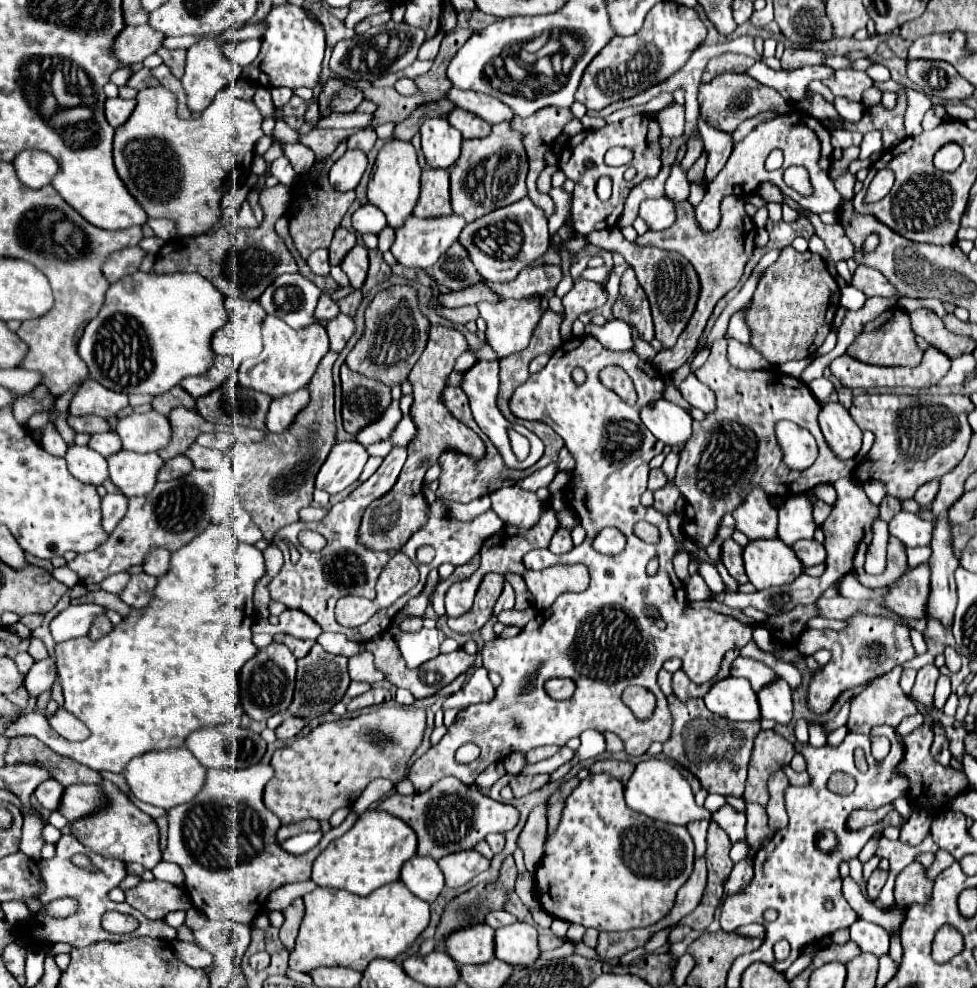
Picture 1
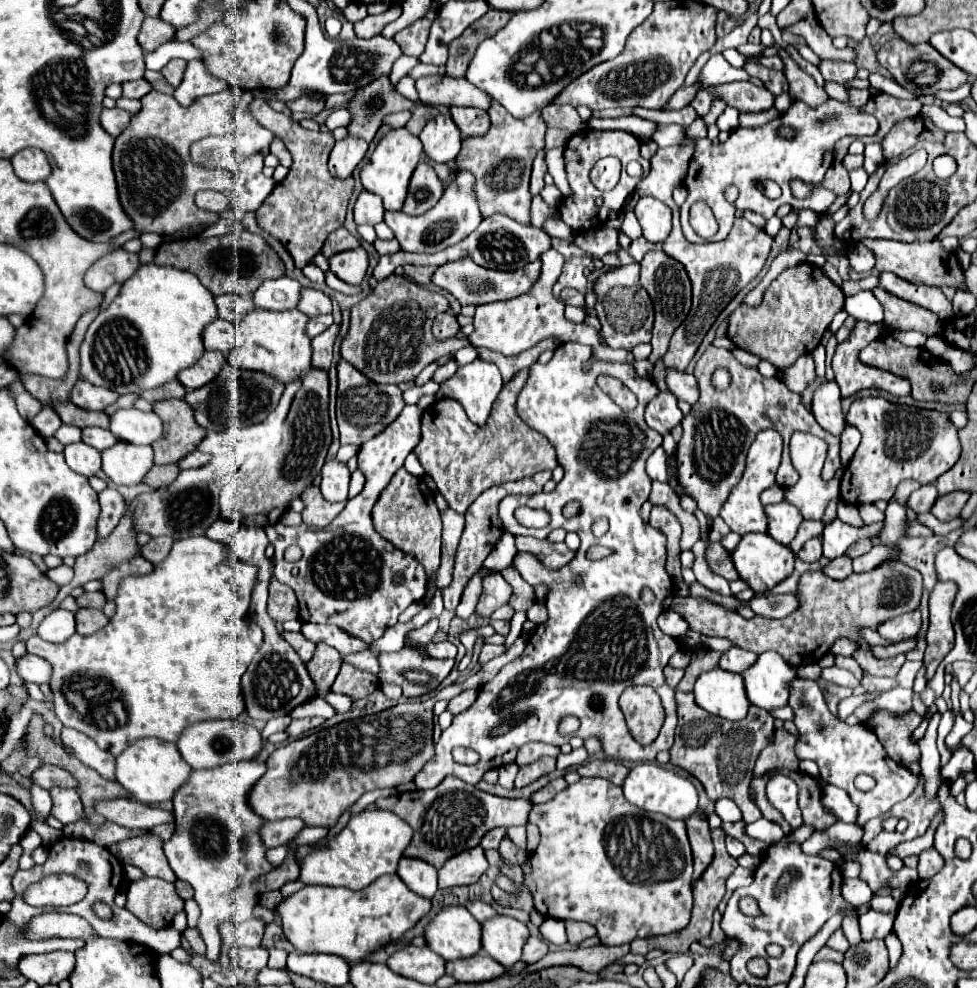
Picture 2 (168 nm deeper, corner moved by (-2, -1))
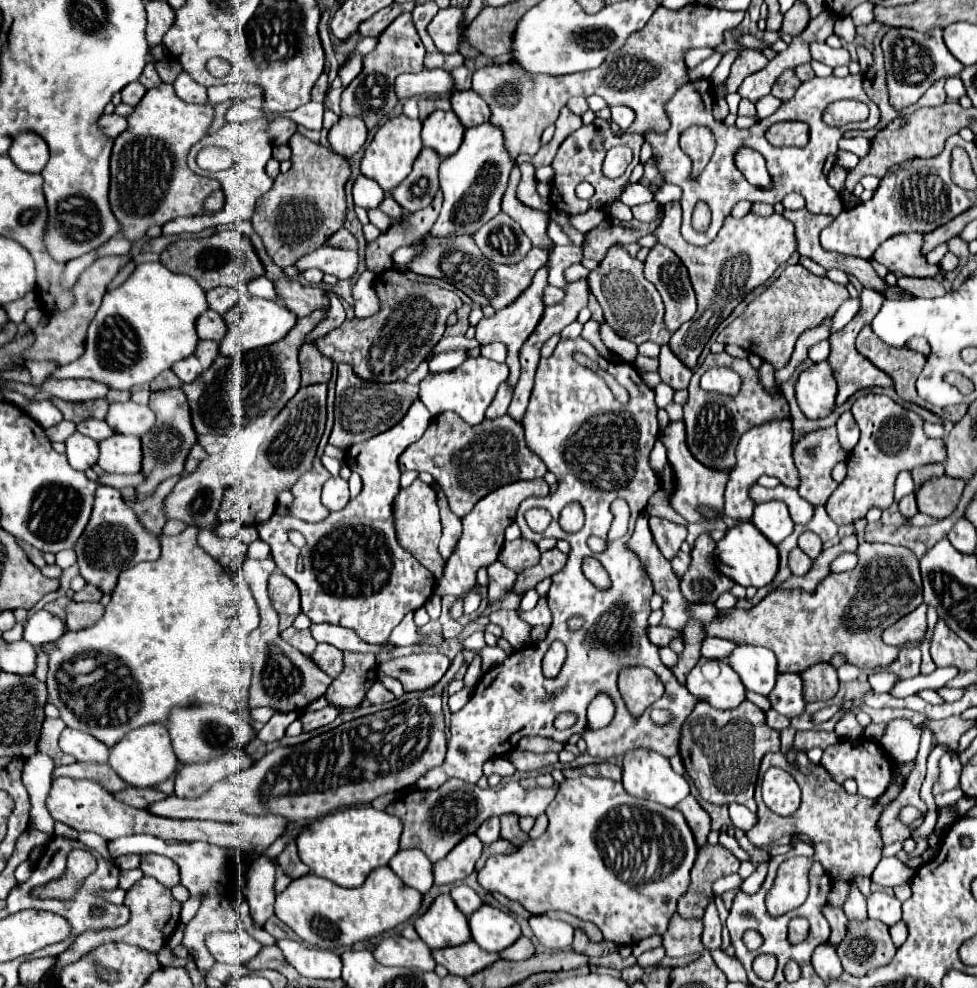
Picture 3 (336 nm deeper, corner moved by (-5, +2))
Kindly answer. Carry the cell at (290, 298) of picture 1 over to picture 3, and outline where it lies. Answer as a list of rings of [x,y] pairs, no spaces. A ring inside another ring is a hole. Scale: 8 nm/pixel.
[[[261,276],[261,278],[255,278],[253,282],[247,284],[247,290],[251,296],[257,296],[257,298],[267,298],[267,300],[277,300],[277,294],[275,294],[275,284]]]

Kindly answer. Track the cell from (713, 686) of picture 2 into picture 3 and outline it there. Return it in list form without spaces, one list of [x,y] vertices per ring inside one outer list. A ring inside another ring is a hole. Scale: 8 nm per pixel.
[[[701,658],[687,676],[687,690],[717,710],[733,710],[745,700],[739,674],[723,660]]]

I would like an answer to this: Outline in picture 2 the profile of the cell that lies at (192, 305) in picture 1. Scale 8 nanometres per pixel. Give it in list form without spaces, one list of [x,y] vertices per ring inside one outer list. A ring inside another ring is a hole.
[[[156,263],[140,265],[138,271],[122,285],[120,293],[114,297],[108,309],[100,311],[100,315],[90,323],[80,345],[80,379],[112,389],[118,395],[160,387],[166,381],[176,379],[180,369],[186,369],[200,359],[204,353],[202,329],[216,317],[218,313],[214,297],[196,275],[178,271],[174,267],[160,267]]]

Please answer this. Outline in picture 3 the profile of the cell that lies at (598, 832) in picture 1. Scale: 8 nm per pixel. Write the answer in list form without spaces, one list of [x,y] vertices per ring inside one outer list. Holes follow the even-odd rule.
[[[579,776],[561,784],[559,794],[547,806],[545,814],[549,826],[541,838],[525,842],[515,854],[487,860],[479,872],[479,884],[487,892],[495,890],[517,900],[531,914],[545,914],[549,910],[569,912],[597,924],[603,938],[619,946],[633,946],[647,936],[667,932],[669,920],[677,912],[677,900],[689,890],[689,872],[697,858],[693,834],[679,810],[633,798],[621,782]]]

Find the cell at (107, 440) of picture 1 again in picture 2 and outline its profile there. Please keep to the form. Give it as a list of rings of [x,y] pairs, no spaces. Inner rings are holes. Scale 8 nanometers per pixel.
[[[86,427],[82,429],[82,441],[96,447],[98,451],[102,449],[108,449],[112,447],[118,439],[108,431],[108,429],[102,429],[102,427]]]

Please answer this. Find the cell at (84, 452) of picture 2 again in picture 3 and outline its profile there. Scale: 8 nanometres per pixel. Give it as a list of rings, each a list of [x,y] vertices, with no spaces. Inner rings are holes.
[[[75,432],[73,436],[69,436],[69,440],[65,442],[67,446],[67,458],[69,458],[69,464],[75,468],[75,470],[87,470],[91,468],[97,458],[99,458],[99,446],[93,438],[87,438],[79,432]]]

